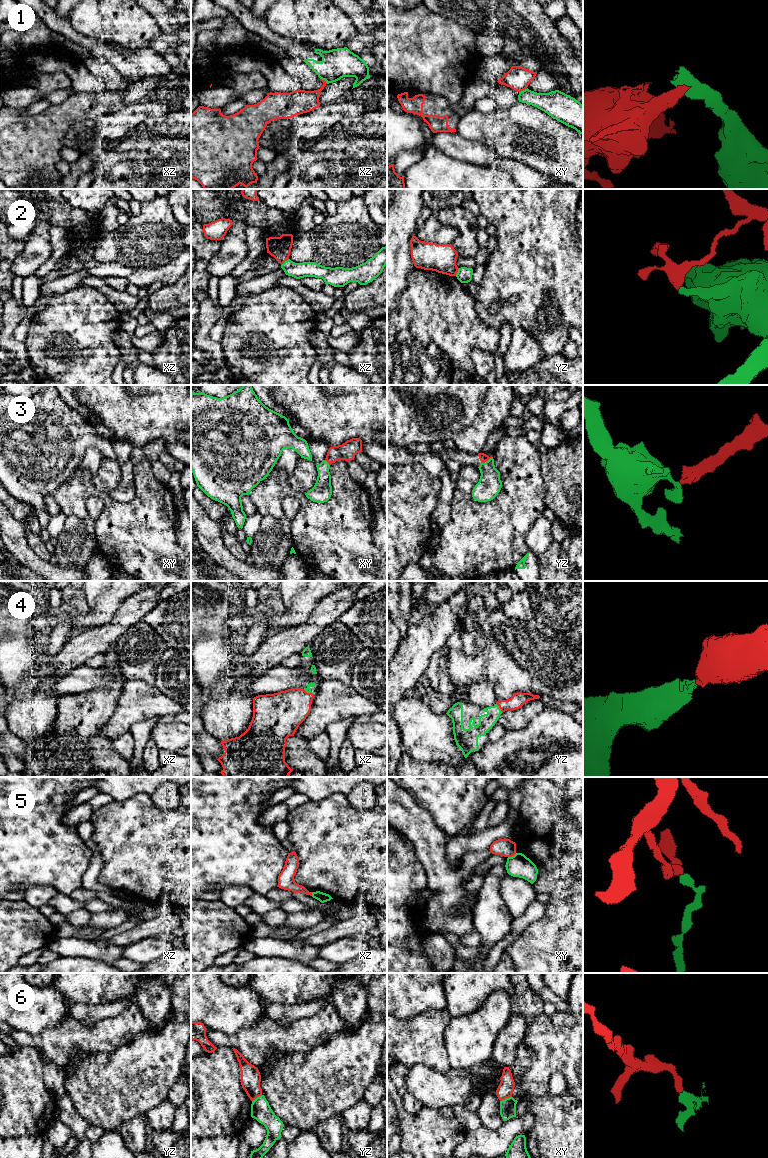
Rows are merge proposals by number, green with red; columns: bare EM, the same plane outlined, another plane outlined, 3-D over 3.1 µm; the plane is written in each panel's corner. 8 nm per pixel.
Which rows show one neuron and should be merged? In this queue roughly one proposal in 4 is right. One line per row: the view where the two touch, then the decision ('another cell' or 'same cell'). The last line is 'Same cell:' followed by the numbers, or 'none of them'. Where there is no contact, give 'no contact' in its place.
1: meets green in xz; another cell
2: meets green in xz; another cell
3: meets green in yz; another cell
4: meets green in xz; same cell
5: meets green in xy; another cell
6: meets green in xy; another cell
Same cell: 4

